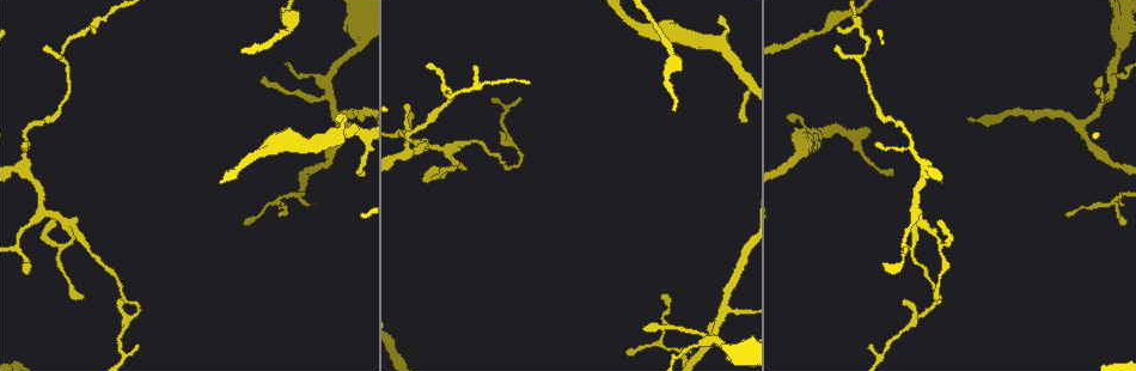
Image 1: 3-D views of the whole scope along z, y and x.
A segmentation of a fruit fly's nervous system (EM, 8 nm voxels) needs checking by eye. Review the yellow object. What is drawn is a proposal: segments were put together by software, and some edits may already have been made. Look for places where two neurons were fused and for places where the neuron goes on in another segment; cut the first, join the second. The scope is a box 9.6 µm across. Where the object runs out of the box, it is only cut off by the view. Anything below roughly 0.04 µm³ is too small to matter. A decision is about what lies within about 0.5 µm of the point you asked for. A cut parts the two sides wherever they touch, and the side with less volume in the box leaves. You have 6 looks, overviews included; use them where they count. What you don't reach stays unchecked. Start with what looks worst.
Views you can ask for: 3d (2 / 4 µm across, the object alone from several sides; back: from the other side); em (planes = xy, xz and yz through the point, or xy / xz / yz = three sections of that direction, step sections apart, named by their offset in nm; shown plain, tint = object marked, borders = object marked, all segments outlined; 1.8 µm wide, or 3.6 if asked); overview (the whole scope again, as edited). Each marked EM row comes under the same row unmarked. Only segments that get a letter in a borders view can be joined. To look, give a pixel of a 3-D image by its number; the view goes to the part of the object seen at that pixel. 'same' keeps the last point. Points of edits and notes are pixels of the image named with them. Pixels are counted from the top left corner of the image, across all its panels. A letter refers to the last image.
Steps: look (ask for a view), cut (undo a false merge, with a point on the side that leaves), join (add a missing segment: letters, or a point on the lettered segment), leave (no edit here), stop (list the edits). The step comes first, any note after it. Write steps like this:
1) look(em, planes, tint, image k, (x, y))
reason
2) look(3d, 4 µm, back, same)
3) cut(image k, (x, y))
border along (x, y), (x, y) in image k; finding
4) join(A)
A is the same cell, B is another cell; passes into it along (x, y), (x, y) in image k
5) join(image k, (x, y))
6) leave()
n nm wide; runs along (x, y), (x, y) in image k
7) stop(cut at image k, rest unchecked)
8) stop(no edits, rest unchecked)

look(em, yz, step 16, tint, image 1, (435, 165))
tapers out

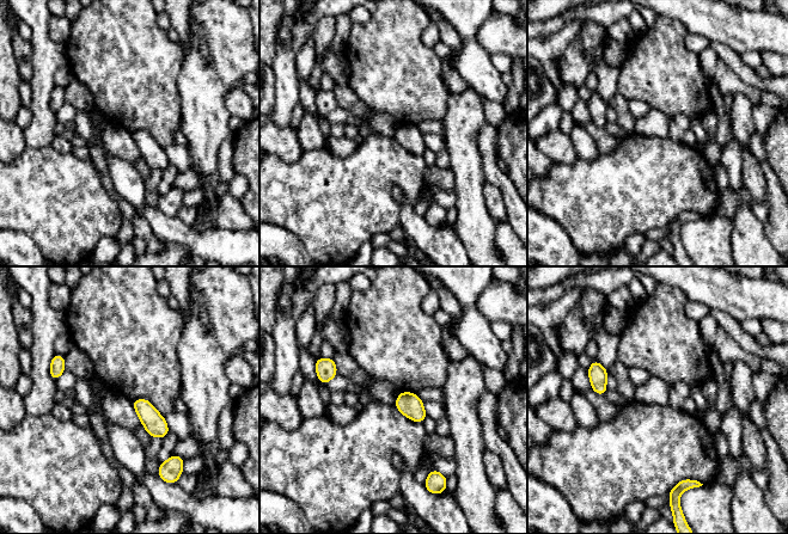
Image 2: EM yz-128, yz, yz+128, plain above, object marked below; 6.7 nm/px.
look(em, planes, borders, same)
cut it another way

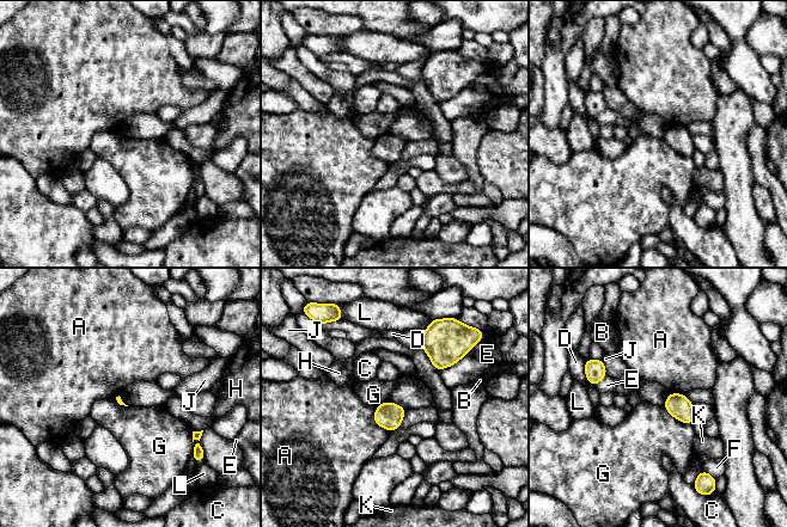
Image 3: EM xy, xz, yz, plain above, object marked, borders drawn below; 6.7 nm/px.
leave()
A, B, C, D, E, F, G, H, J, K and L are other cells; border along (663, 405), (672, 416), (690, 424) in image 3; no lettered segment goes on from it

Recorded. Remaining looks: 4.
look(em, yz, step 16, borders, image 1, (339, 117))
branch stops here

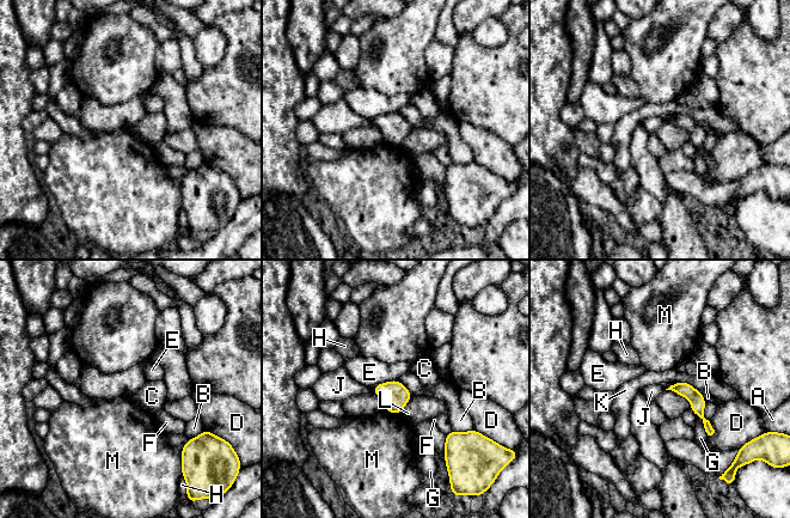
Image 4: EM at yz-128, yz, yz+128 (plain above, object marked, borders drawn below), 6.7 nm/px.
leave()
A, B, C, D, E, F, G, H, J, K, L and M are other cells; runs along (677, 385), (697, 401), (710, 431) in image 4; no lettered segment goes on from it

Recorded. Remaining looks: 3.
look(em, planes, borders, image 1, (31, 264))
thin end

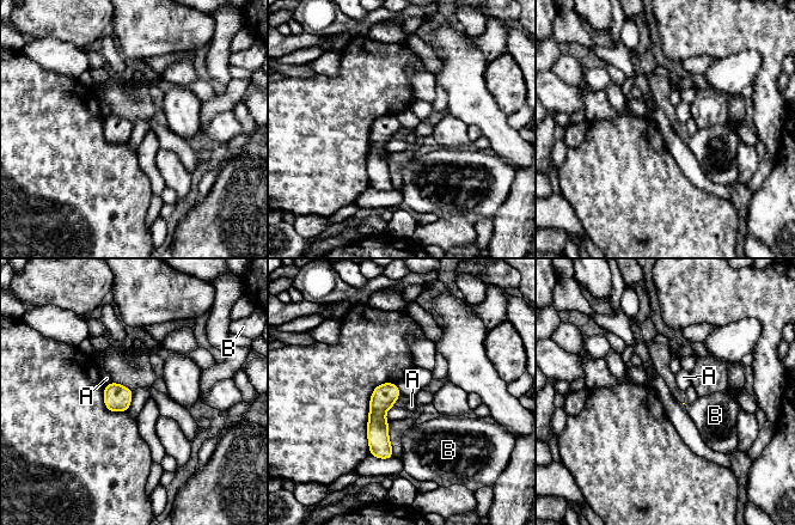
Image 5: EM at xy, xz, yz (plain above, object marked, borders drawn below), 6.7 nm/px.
leave()
A and B are other cells; runs along (392, 385), (378, 406), (383, 456) in image 5; none of them fits

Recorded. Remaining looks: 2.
stop(no edits, rest unchecked)

